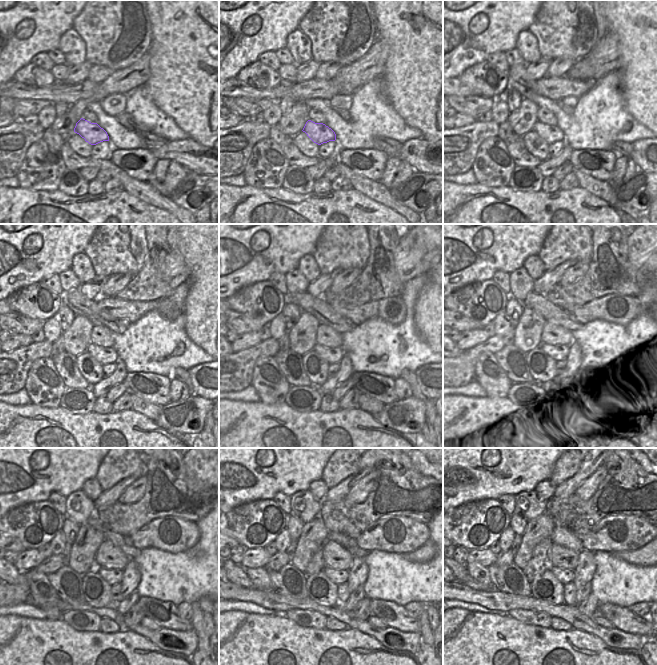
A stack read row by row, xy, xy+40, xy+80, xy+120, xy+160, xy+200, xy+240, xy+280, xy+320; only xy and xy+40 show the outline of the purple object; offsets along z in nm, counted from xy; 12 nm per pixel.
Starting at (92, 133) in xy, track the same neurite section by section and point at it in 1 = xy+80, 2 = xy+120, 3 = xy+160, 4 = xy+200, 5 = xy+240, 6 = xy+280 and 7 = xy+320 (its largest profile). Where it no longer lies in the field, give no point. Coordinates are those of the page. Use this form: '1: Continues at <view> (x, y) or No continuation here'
1: Continues at xy+80 (549, 133)
2: Continues at xy+120 (105, 355)
3: Continues at xy+160 (331, 355)
4: Continues at xy+200 (559, 353)
5: Continues at xy+240 (113, 577)
6: Continues at xy+280 (338, 577)
7: Continues at xy+320 (565, 576).

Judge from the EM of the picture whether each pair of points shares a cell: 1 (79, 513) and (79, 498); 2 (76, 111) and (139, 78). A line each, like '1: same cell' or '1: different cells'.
1: same cell
2: same cell

